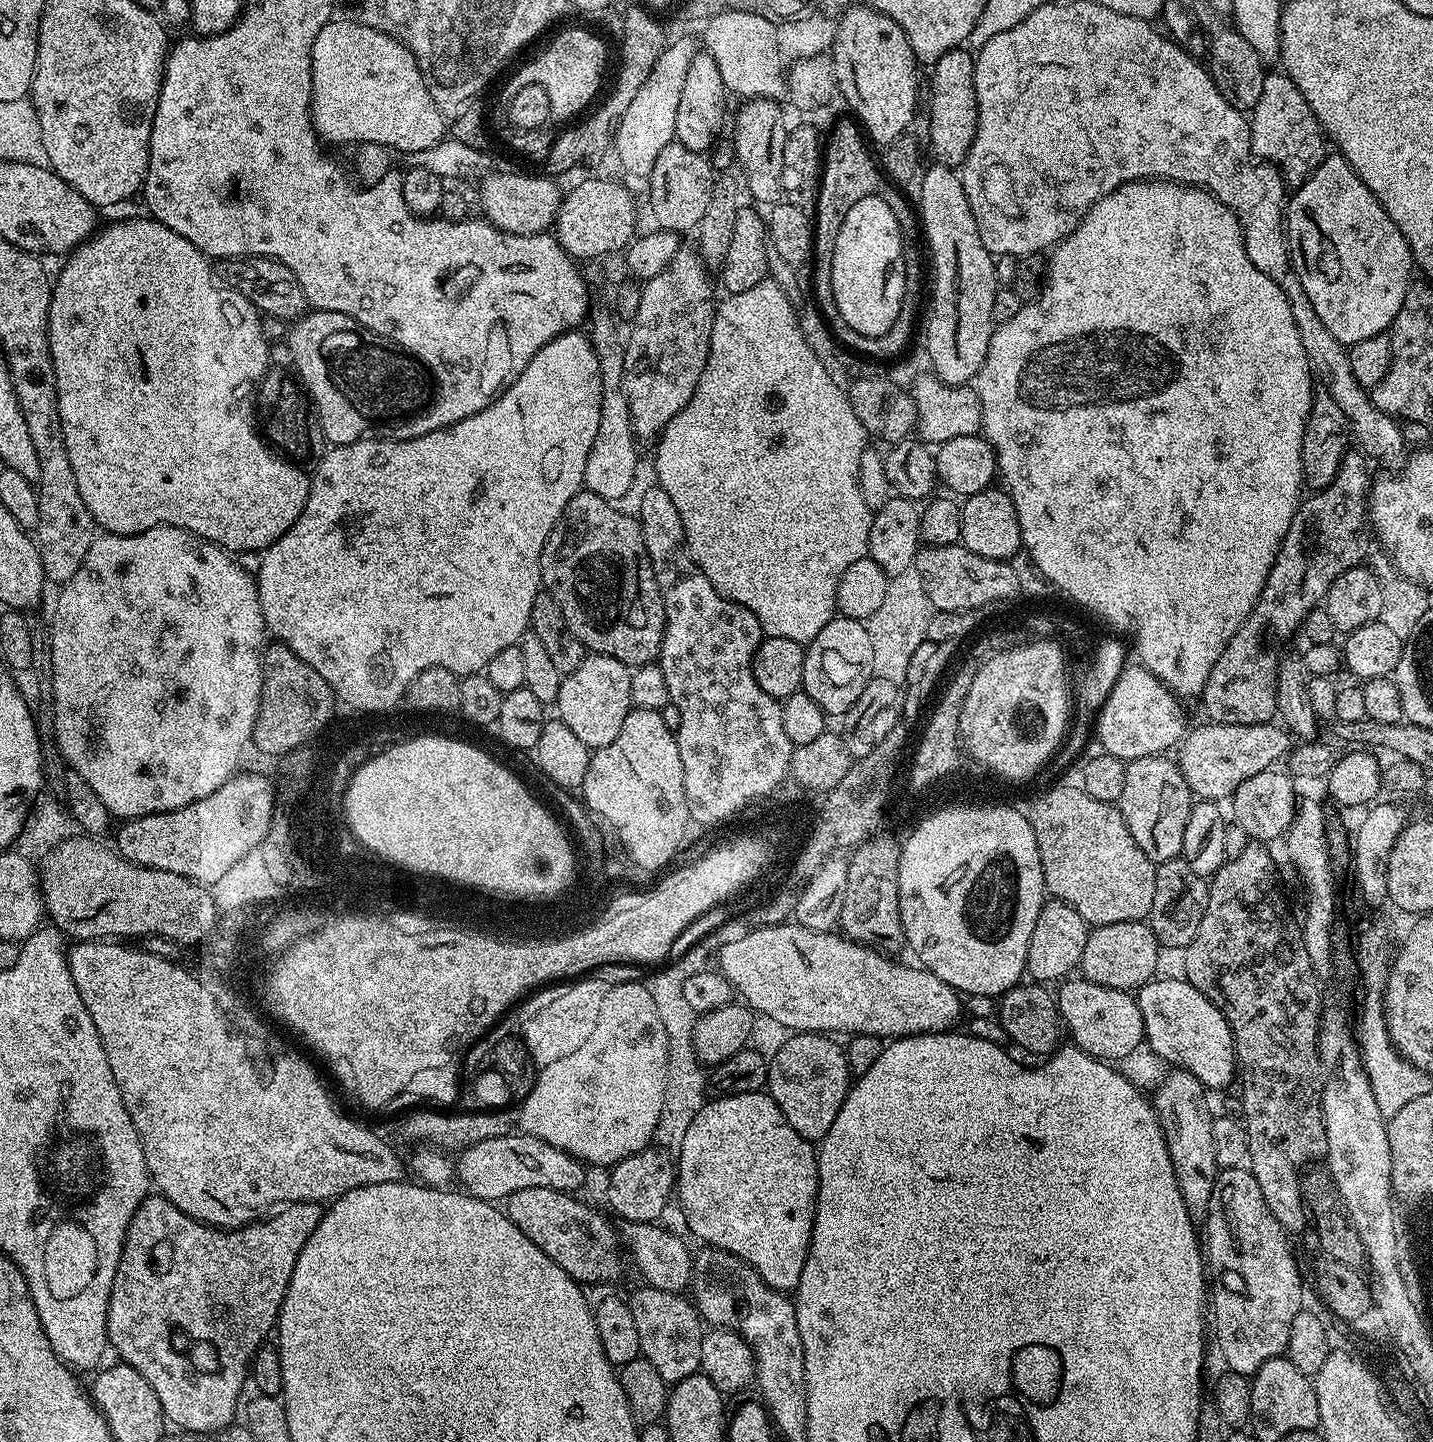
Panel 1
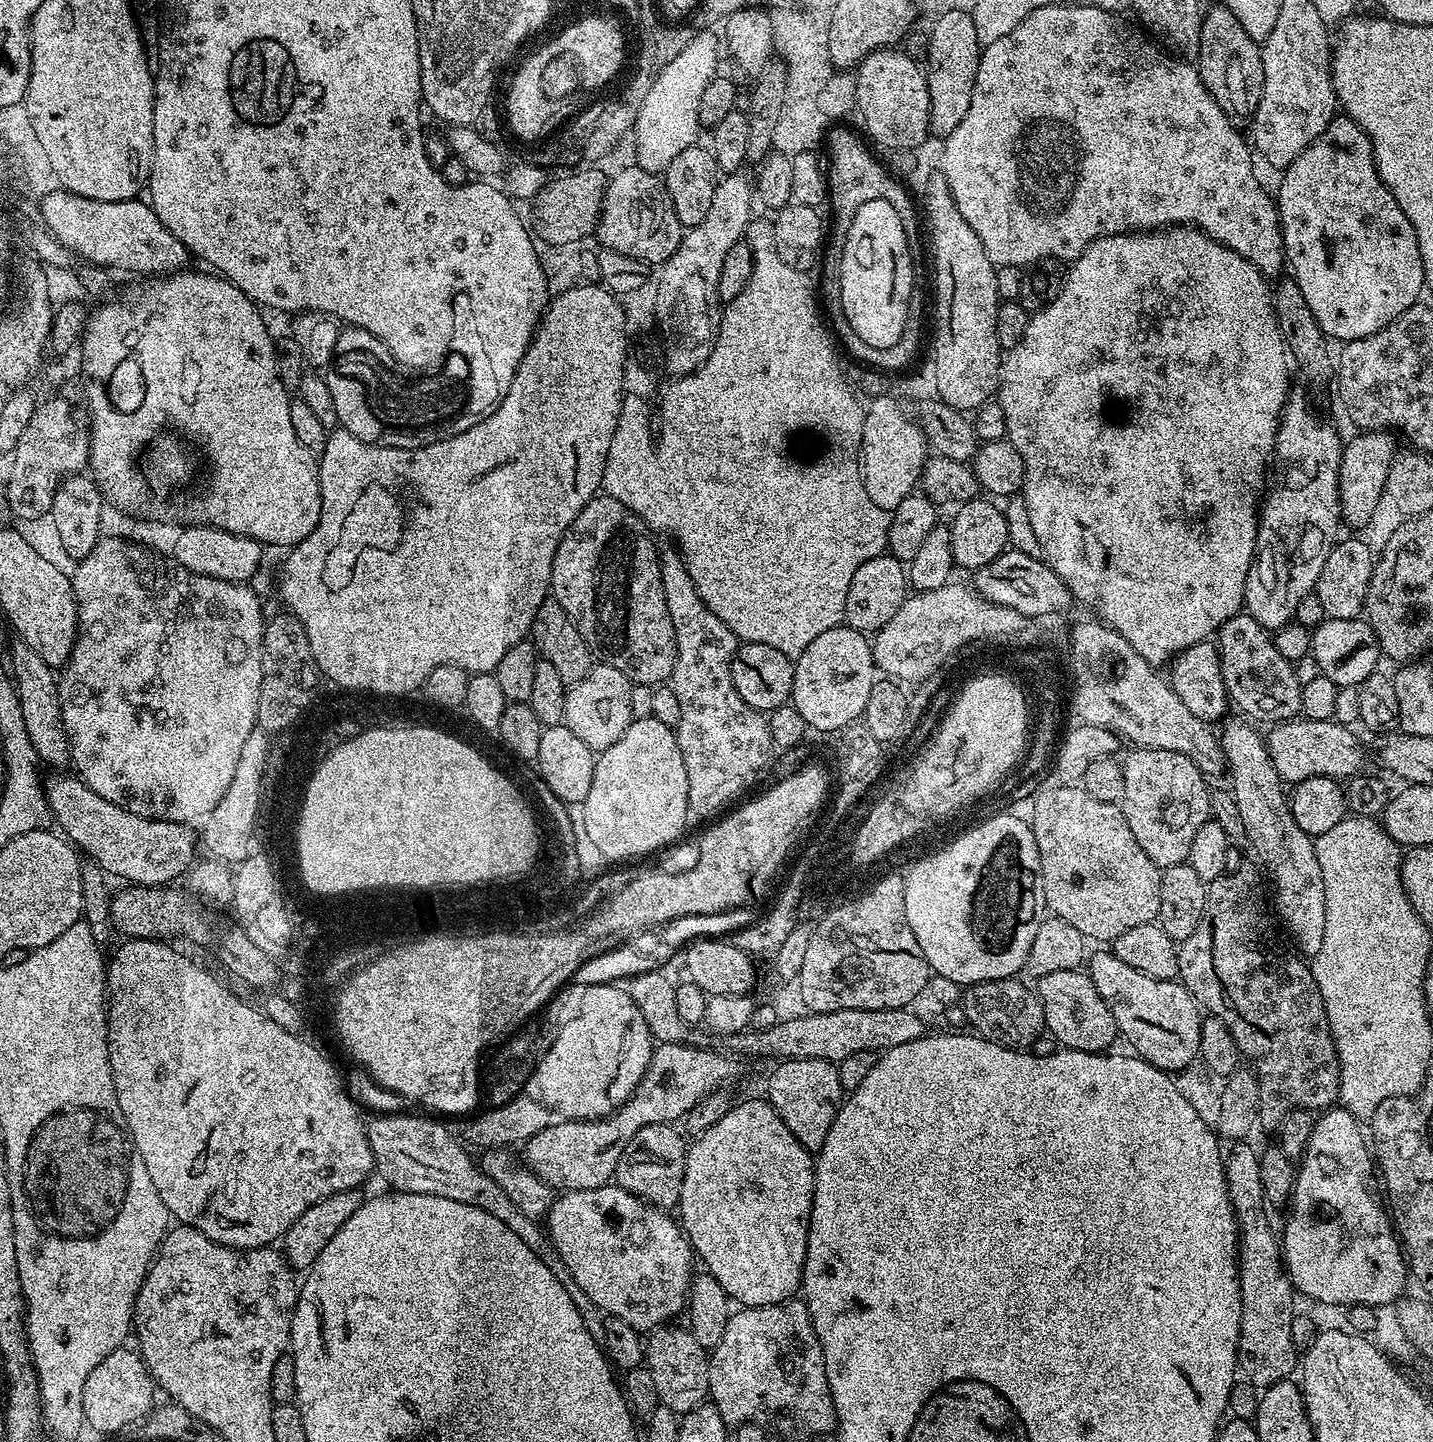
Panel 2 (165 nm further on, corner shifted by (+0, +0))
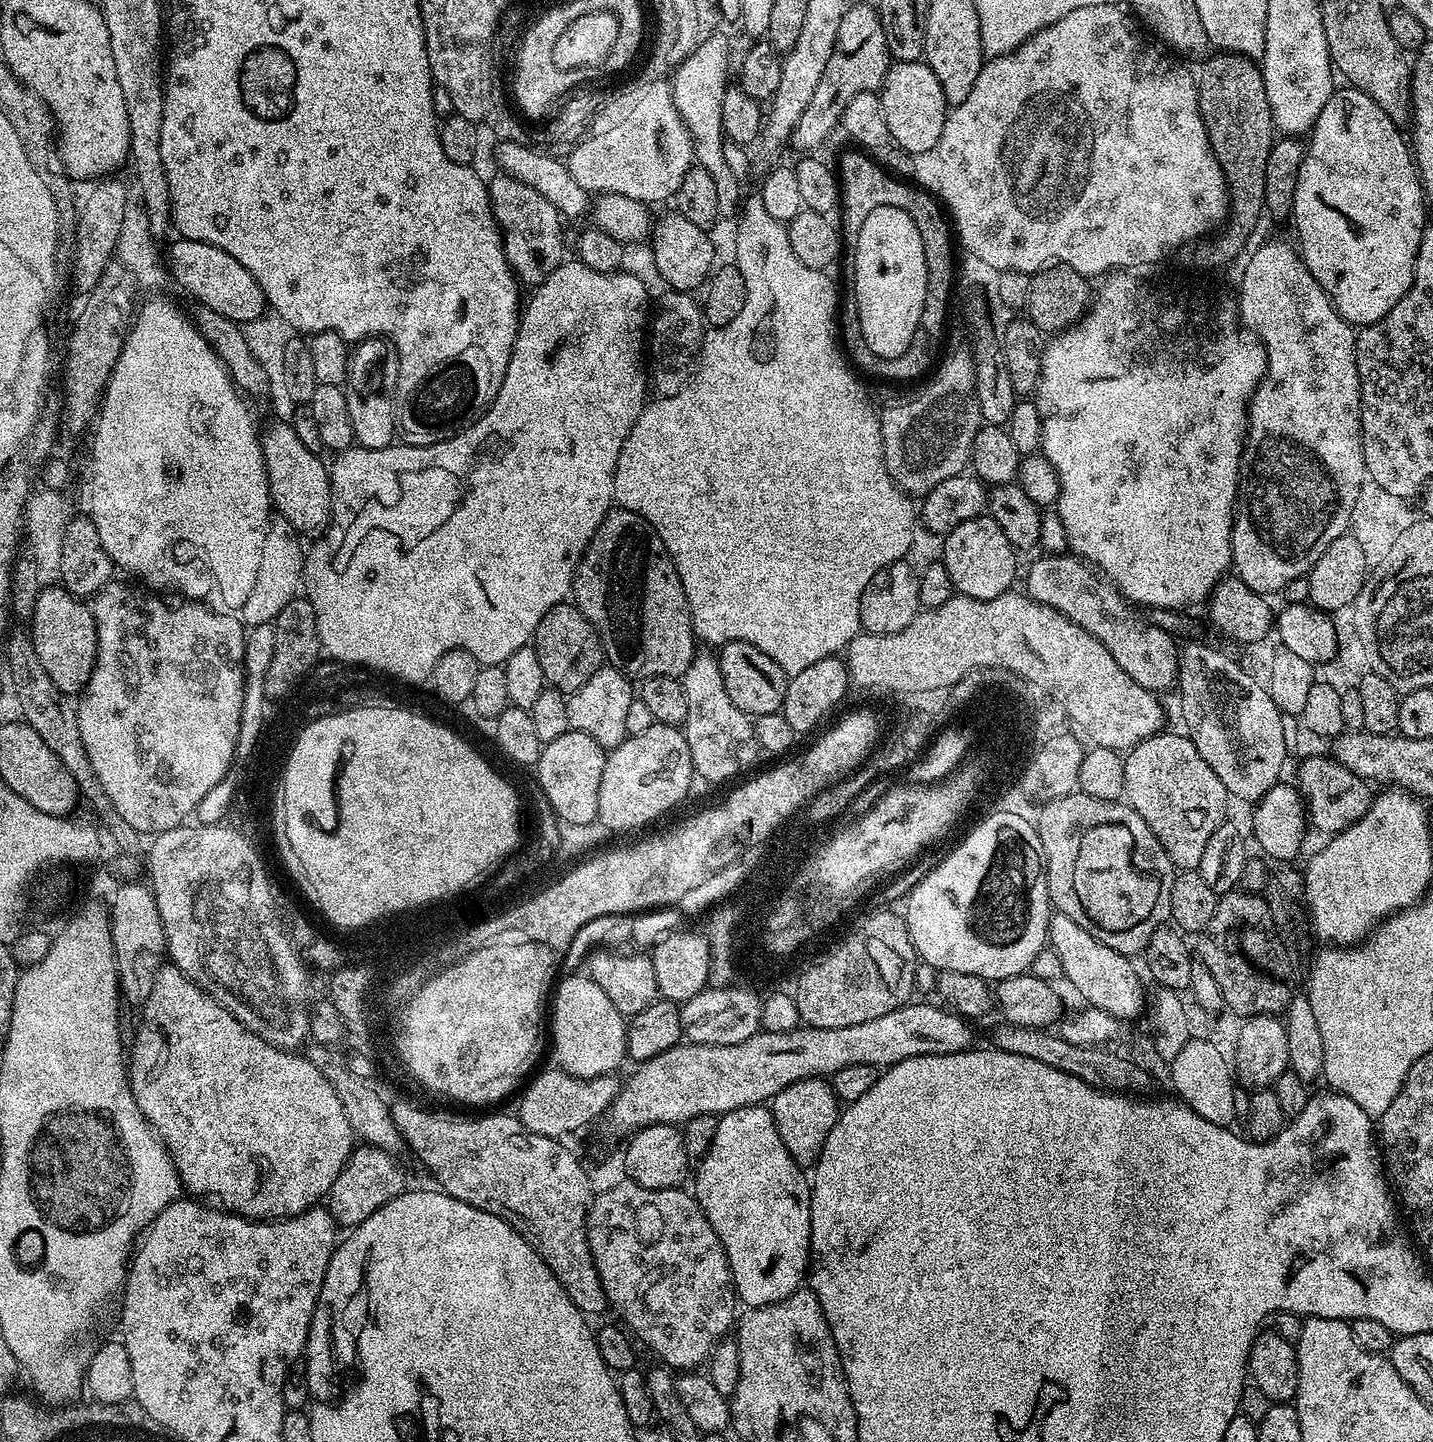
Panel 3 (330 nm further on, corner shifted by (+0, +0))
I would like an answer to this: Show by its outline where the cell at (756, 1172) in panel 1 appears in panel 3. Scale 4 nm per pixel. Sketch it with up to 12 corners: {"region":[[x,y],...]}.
{"region":[[771,1107],[717,1119],[695,1198],[739,1303],[801,1291],[812,1189]]}

